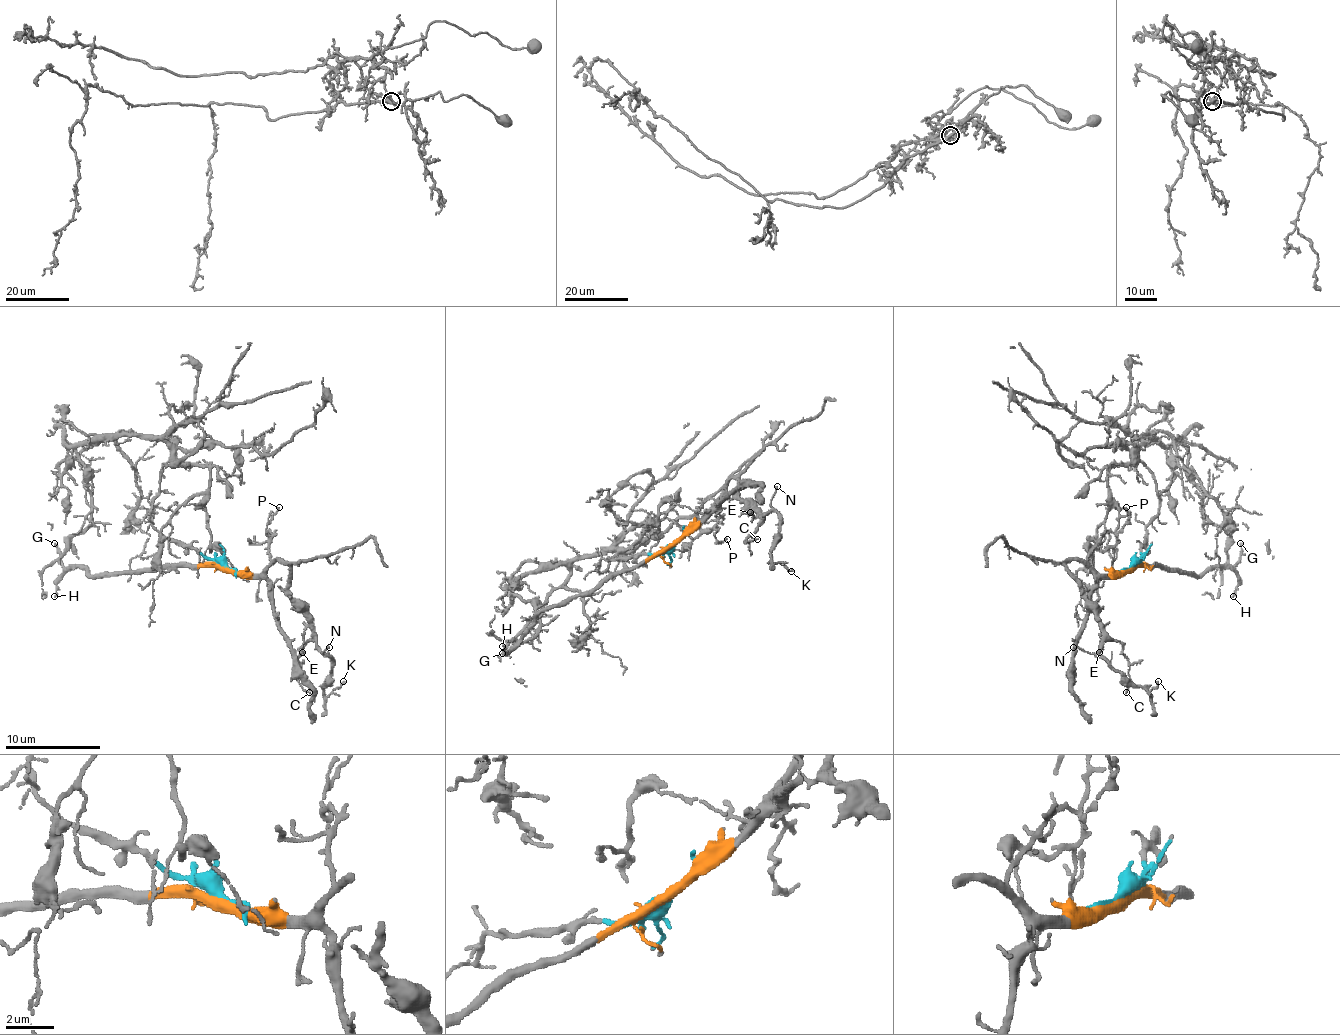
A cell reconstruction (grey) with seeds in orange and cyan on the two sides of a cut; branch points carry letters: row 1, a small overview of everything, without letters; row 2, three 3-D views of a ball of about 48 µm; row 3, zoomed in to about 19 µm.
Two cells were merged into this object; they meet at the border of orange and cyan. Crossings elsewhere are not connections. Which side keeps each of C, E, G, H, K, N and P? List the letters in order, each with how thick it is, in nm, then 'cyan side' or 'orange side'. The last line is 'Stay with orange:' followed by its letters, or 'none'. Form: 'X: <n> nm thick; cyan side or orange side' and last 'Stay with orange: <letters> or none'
C: 110 nm thick; orange side
E: 140 nm thick; orange side
G: 140 nm thick; orange side
H: 110 nm thick; orange side
K: 150 nm thick; orange side
N: 120 nm thick; orange side
P: 110 nm thick; orange side
Stay with orange: C, E, G, H, K, N, P

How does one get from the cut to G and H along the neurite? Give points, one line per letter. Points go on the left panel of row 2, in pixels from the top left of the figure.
G: (227, 566), (160, 566), (146, 571), (91, 576), (79, 566), (65, 566), (55, 542)
H: (227, 566), (160, 566), (91, 576), (72, 566), (62, 576), (55, 597)

